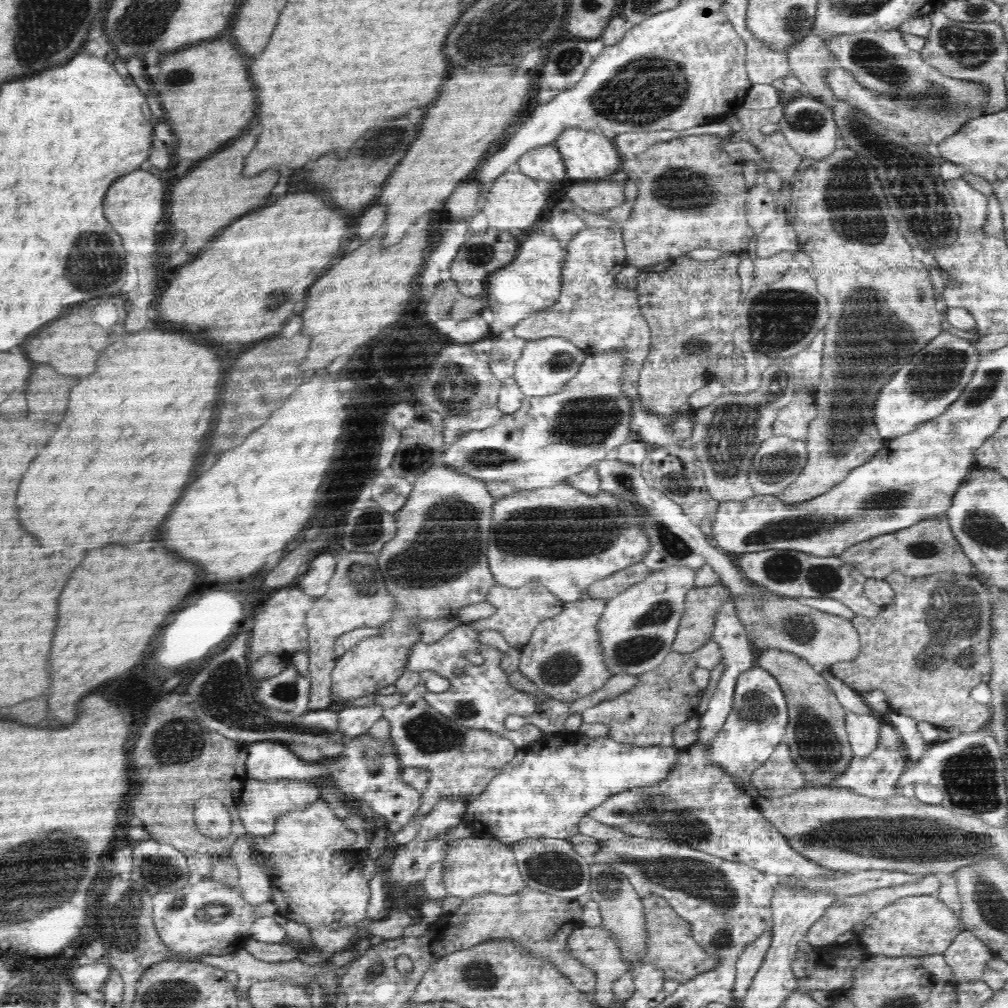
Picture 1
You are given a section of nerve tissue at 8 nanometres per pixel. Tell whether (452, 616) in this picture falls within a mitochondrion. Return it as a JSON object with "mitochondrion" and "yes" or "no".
{"mitochondrion":"no"}

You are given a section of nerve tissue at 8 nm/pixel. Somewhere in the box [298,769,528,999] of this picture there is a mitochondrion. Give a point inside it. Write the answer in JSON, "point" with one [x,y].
{"point":[479,974]}

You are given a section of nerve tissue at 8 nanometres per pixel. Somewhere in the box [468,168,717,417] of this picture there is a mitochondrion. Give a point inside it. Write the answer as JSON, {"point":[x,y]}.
{"point":[559,361]}

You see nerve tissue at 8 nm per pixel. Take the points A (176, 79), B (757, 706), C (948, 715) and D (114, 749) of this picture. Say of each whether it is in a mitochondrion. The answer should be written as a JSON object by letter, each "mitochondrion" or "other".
{"A":"mitochondrion","B":"mitochondrion","C":"other","D":"other"}

